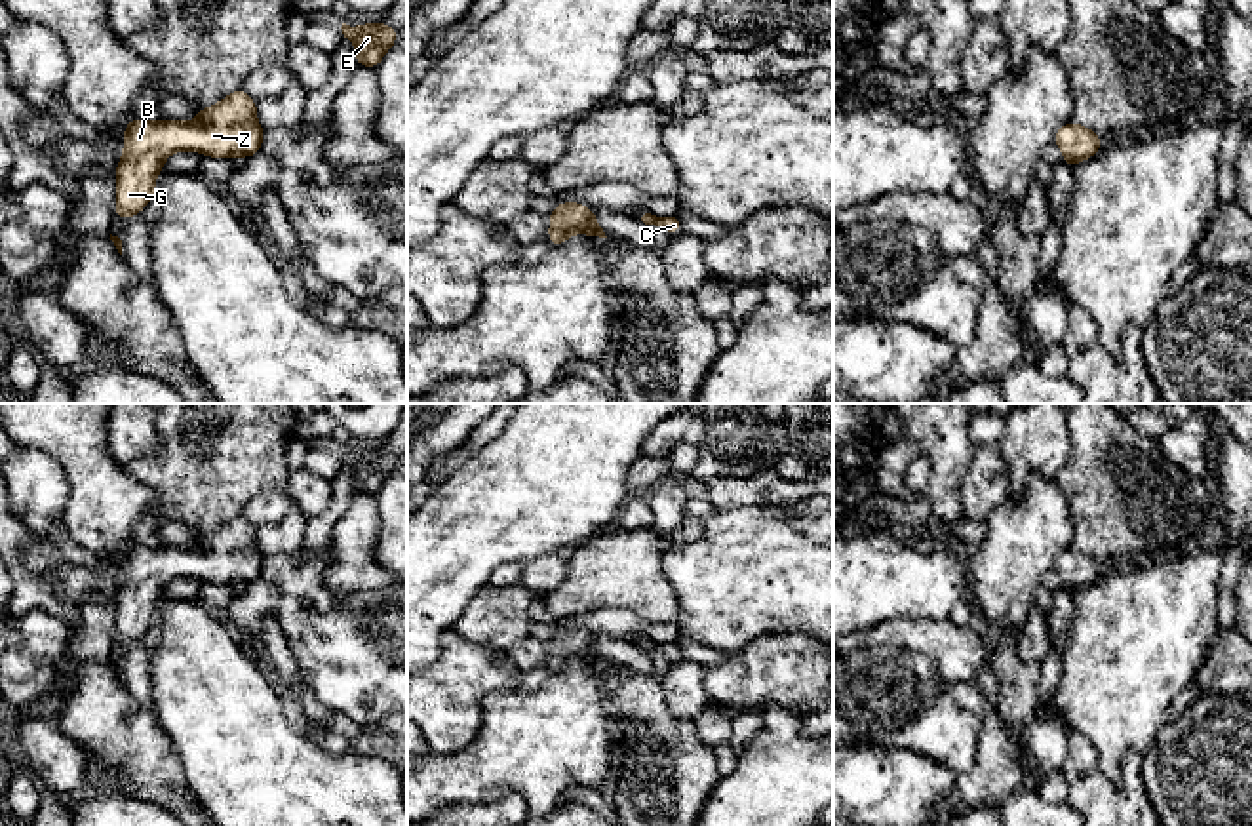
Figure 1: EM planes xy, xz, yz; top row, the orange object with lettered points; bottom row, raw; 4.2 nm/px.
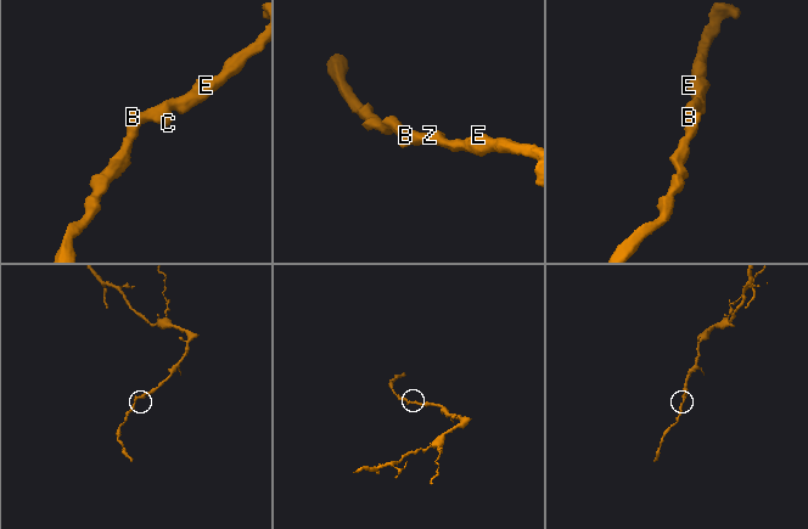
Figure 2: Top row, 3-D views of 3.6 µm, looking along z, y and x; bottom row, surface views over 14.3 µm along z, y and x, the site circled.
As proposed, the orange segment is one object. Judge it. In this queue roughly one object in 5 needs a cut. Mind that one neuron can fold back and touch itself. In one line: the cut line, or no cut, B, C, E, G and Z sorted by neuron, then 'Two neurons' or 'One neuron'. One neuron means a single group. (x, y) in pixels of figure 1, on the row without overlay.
No split. Groups: B C E G Z. One neuron

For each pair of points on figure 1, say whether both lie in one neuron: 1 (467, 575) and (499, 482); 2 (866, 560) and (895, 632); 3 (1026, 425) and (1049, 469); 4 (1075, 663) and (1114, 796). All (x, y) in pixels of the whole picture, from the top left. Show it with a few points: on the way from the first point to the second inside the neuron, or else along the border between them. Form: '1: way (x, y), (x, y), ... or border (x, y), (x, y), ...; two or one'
1: way (467, 552), (467, 531), (493, 505); one
2: border (937, 621), (883, 619), (853, 632); two
3: way (1036, 436), (1045, 457); one
4: border (1089, 741), (1112, 781), (1129, 752), (1142, 754); two

